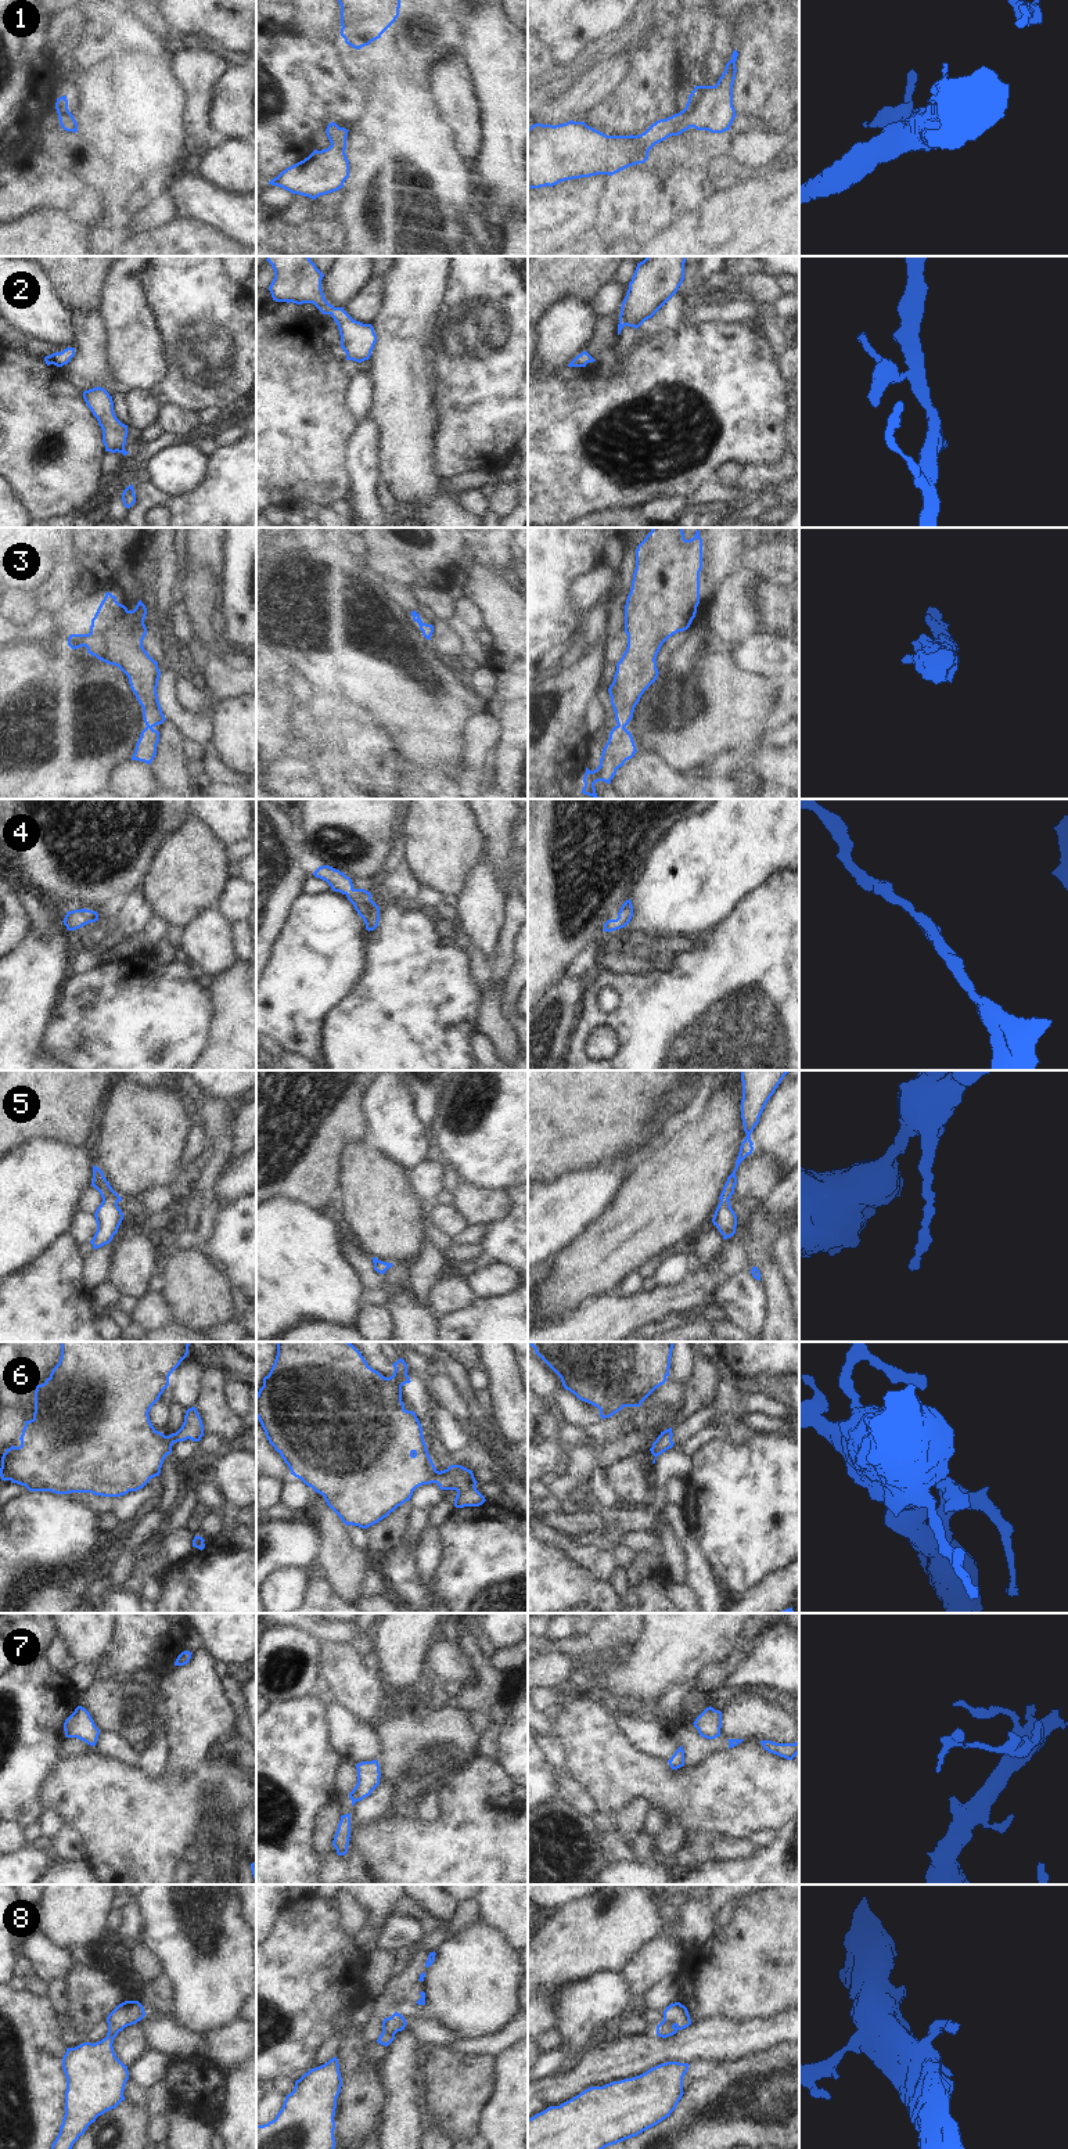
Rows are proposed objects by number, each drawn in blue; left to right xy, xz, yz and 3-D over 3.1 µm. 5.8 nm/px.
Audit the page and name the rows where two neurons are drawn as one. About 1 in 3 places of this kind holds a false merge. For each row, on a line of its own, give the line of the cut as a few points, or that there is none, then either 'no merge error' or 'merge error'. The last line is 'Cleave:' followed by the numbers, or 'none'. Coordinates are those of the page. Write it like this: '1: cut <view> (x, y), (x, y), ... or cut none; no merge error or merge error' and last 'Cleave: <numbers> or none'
1: cut none; no merge error
2: cut none; no merge error
3: cut none; no merge error
4: cut none; no merge error
5: cut none; no merge error
6: cut none; no merge error
7: cut xz (352, 1799), (355, 1802); merge error
8: cut yz (664, 2019), (678, 2029); merge error
Cleave: 7, 8

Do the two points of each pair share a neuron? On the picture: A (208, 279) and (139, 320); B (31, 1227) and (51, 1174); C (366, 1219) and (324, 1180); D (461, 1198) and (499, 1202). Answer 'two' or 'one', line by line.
A: two
B: one
C: two
D: one

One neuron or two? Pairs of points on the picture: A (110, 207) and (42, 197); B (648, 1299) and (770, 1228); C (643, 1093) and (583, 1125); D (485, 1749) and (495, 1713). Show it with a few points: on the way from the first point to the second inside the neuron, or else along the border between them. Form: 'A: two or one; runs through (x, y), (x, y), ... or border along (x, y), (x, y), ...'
A: one; runs through (93, 207), (85, 207), (72, 197), (58, 197)
B: one; runs through (679, 1298), (714, 1278), (740, 1252)
C: one; runs through (628, 1093), (615, 1093), (599, 1109)
D: one; runs through (486, 1741), (495, 1721)

